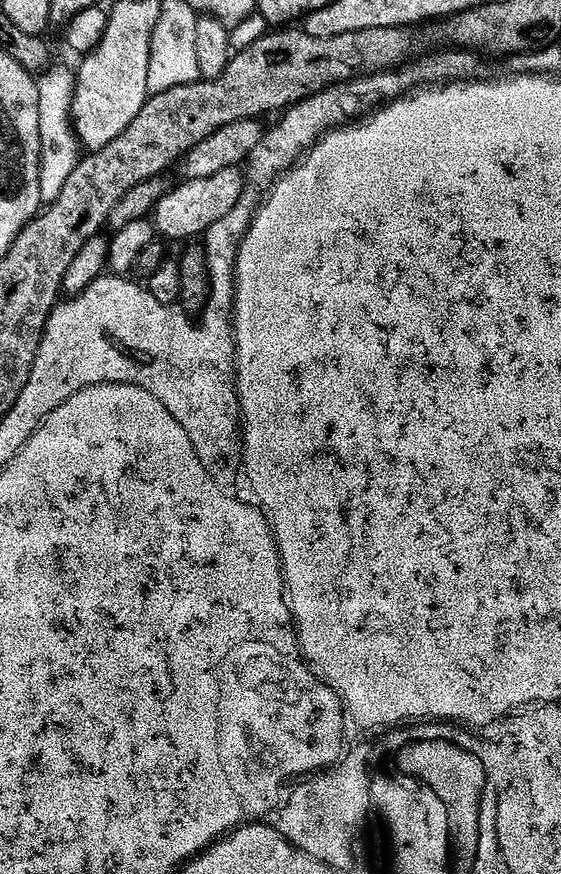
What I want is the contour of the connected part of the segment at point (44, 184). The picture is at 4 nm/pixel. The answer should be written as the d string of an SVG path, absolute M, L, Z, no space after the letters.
M55 68L45 71L38 80L40 89L40 199L44 202L57 200L70 174L82 159L82 148L72 127L72 99L76 93L76 77L71 71L68 73L64 68Z

